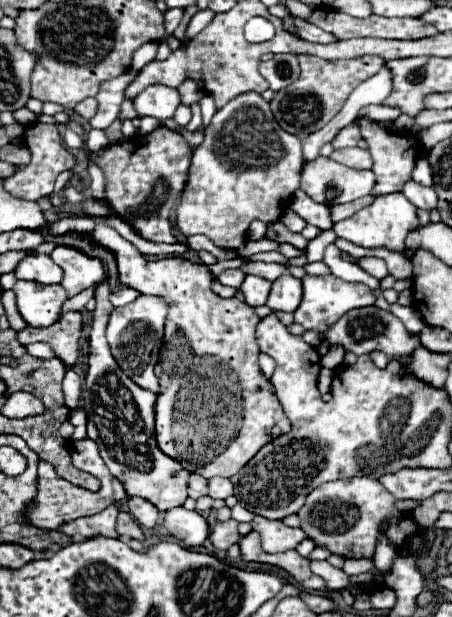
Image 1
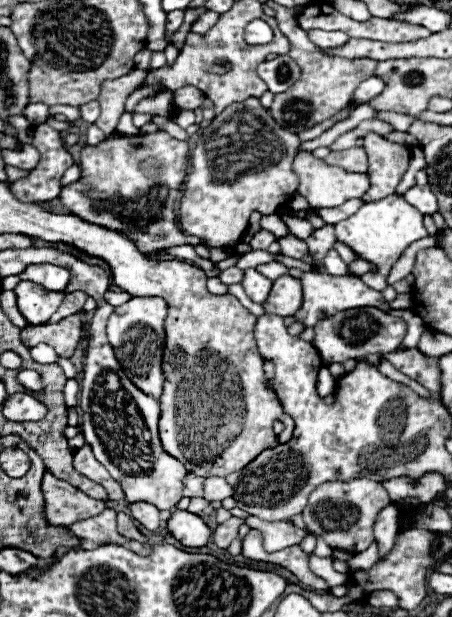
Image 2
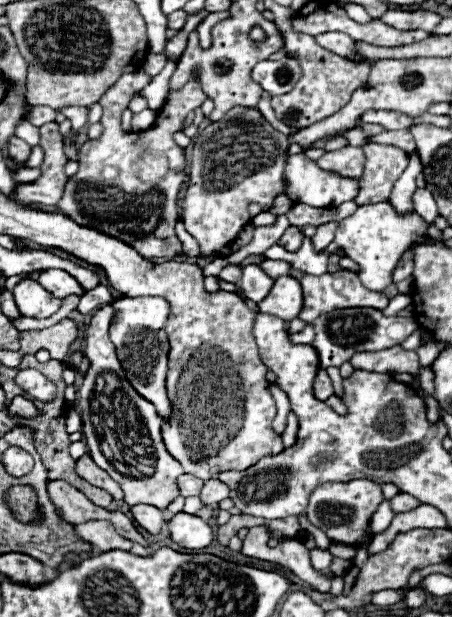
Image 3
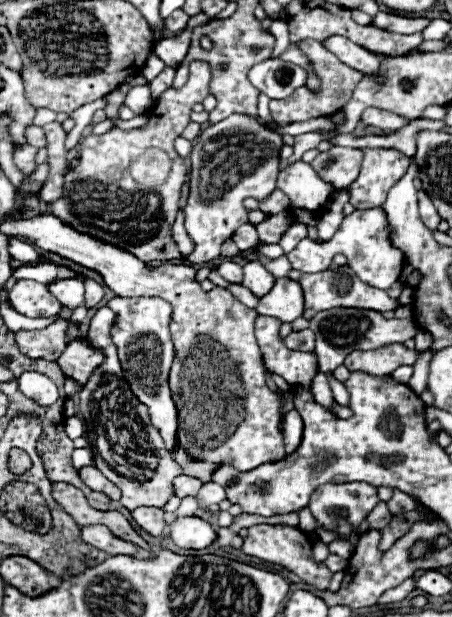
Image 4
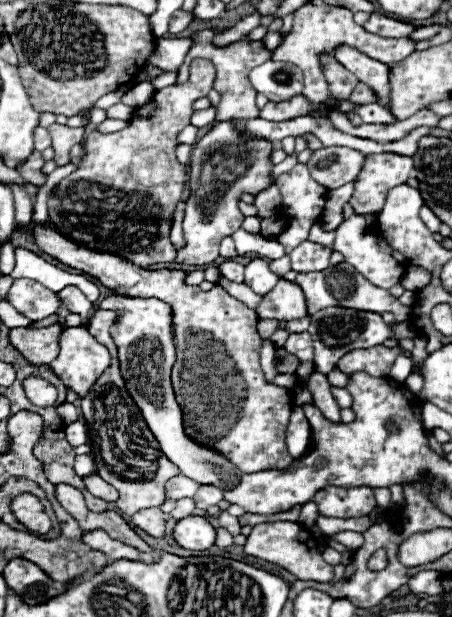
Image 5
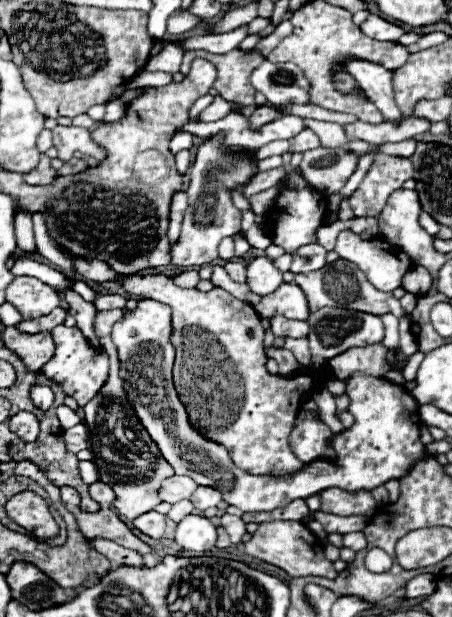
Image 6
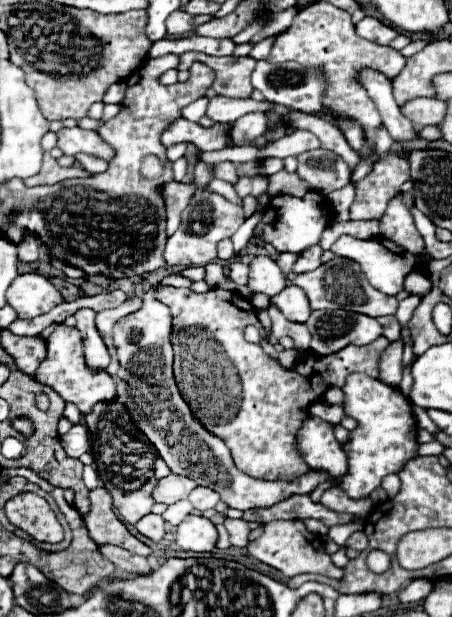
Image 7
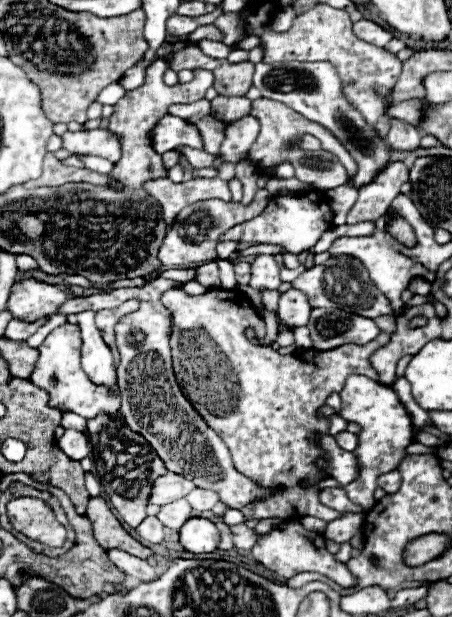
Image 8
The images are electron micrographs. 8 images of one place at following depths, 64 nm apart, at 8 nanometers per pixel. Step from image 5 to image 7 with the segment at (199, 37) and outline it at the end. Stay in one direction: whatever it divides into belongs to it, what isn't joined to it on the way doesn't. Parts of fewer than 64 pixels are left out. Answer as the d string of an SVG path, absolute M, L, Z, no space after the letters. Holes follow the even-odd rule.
M186 52L180 54L180 68L178 70L190 70L190 64L194 62L204 62L216 72L214 80L214 90L220 96L226 98L250 98L252 94L252 84L250 76L256 66L256 60L250 56L236 58L236 56L208 56L208 54L196 54L196 52Z

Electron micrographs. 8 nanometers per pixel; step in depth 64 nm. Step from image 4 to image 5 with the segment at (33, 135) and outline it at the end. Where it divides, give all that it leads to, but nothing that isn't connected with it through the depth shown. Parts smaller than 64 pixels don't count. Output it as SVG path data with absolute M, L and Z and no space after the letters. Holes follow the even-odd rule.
M36 128L34 130L34 148L38 150L38 152L42 152L44 148L50 148L50 134L48 134L48 130L46 128Z

